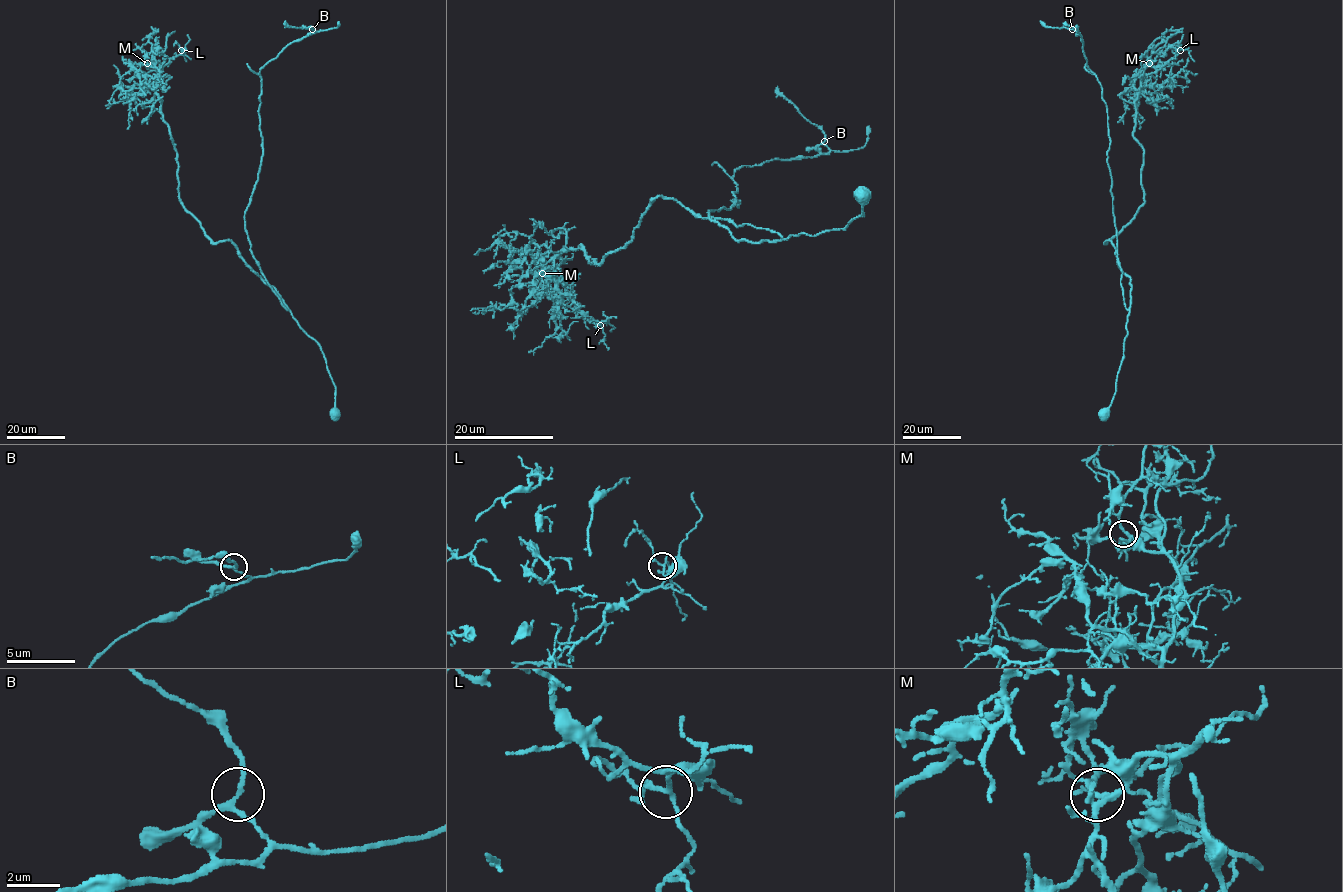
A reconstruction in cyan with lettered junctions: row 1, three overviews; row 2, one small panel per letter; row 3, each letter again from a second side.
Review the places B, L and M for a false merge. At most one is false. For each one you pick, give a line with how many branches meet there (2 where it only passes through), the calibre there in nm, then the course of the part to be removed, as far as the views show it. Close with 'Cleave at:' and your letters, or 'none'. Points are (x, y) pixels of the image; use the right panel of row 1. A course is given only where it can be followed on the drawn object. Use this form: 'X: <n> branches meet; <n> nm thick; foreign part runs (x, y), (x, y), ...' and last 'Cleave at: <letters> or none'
Cleave at: none

